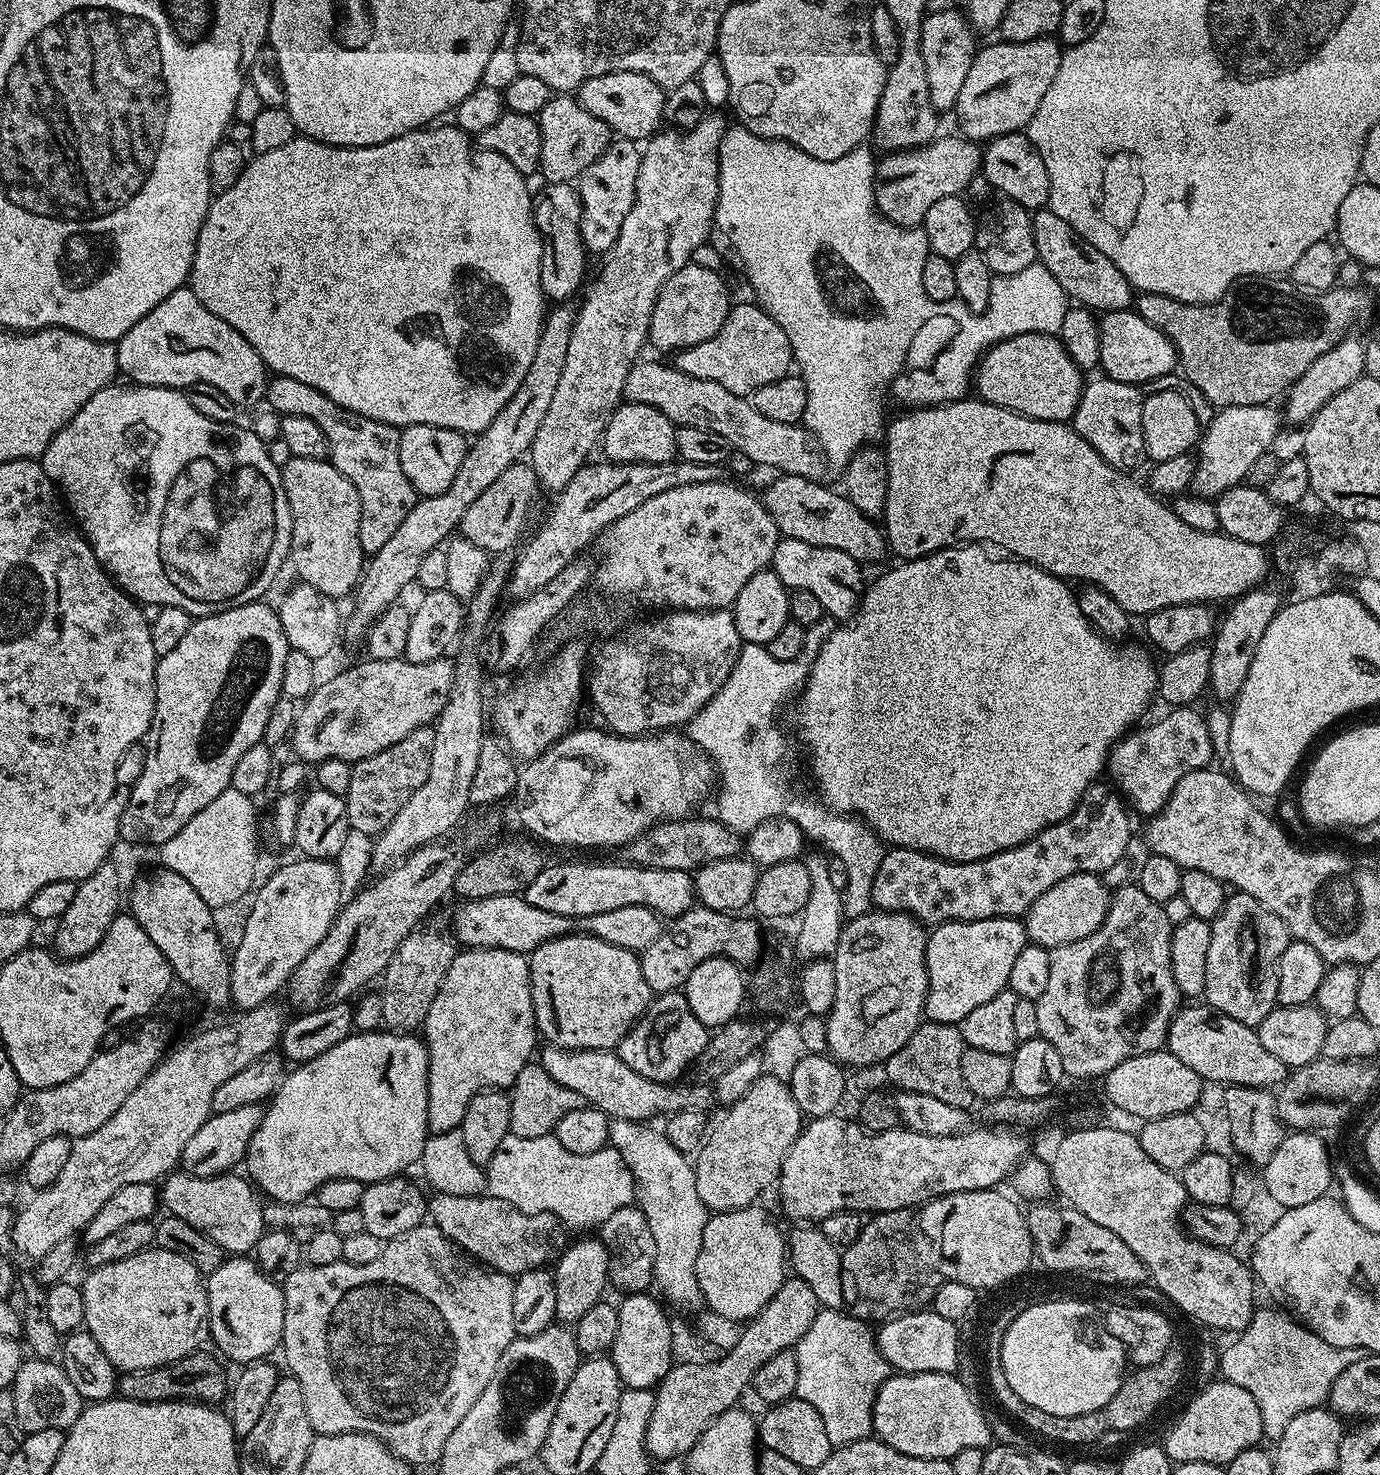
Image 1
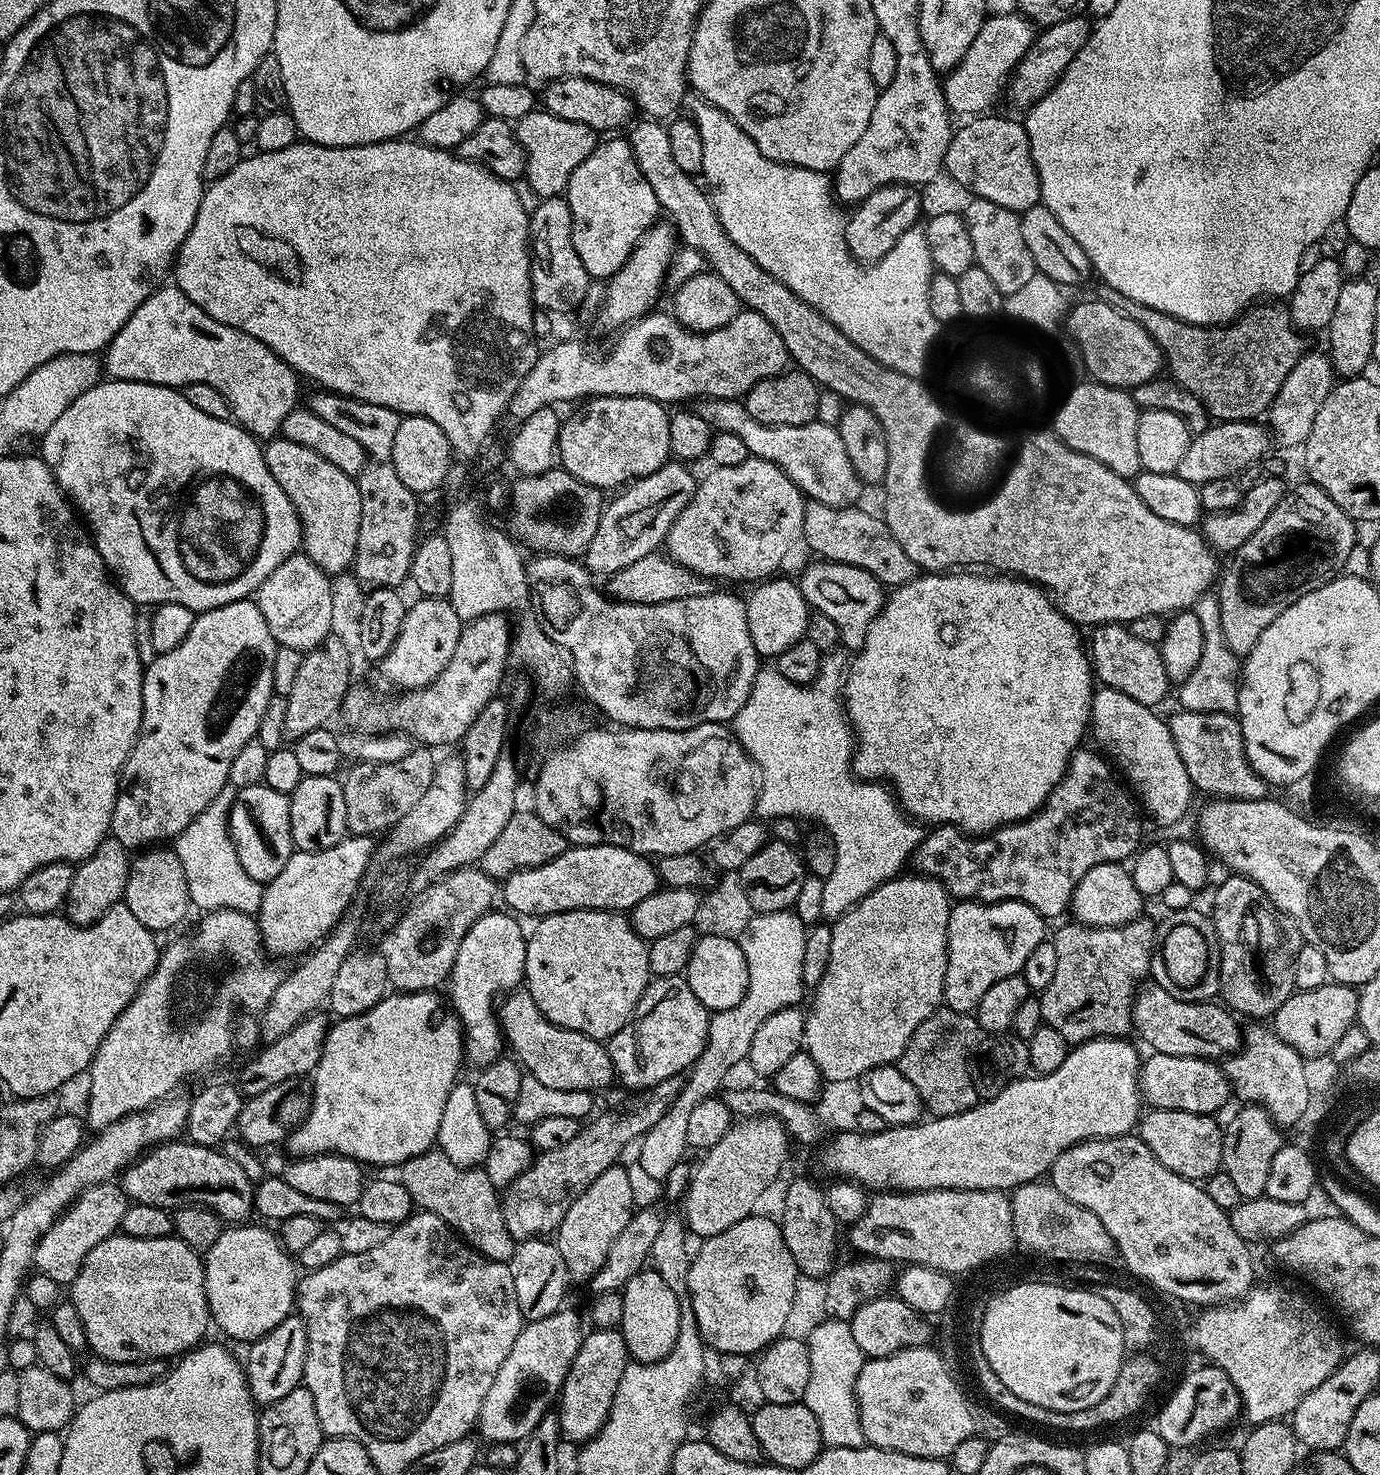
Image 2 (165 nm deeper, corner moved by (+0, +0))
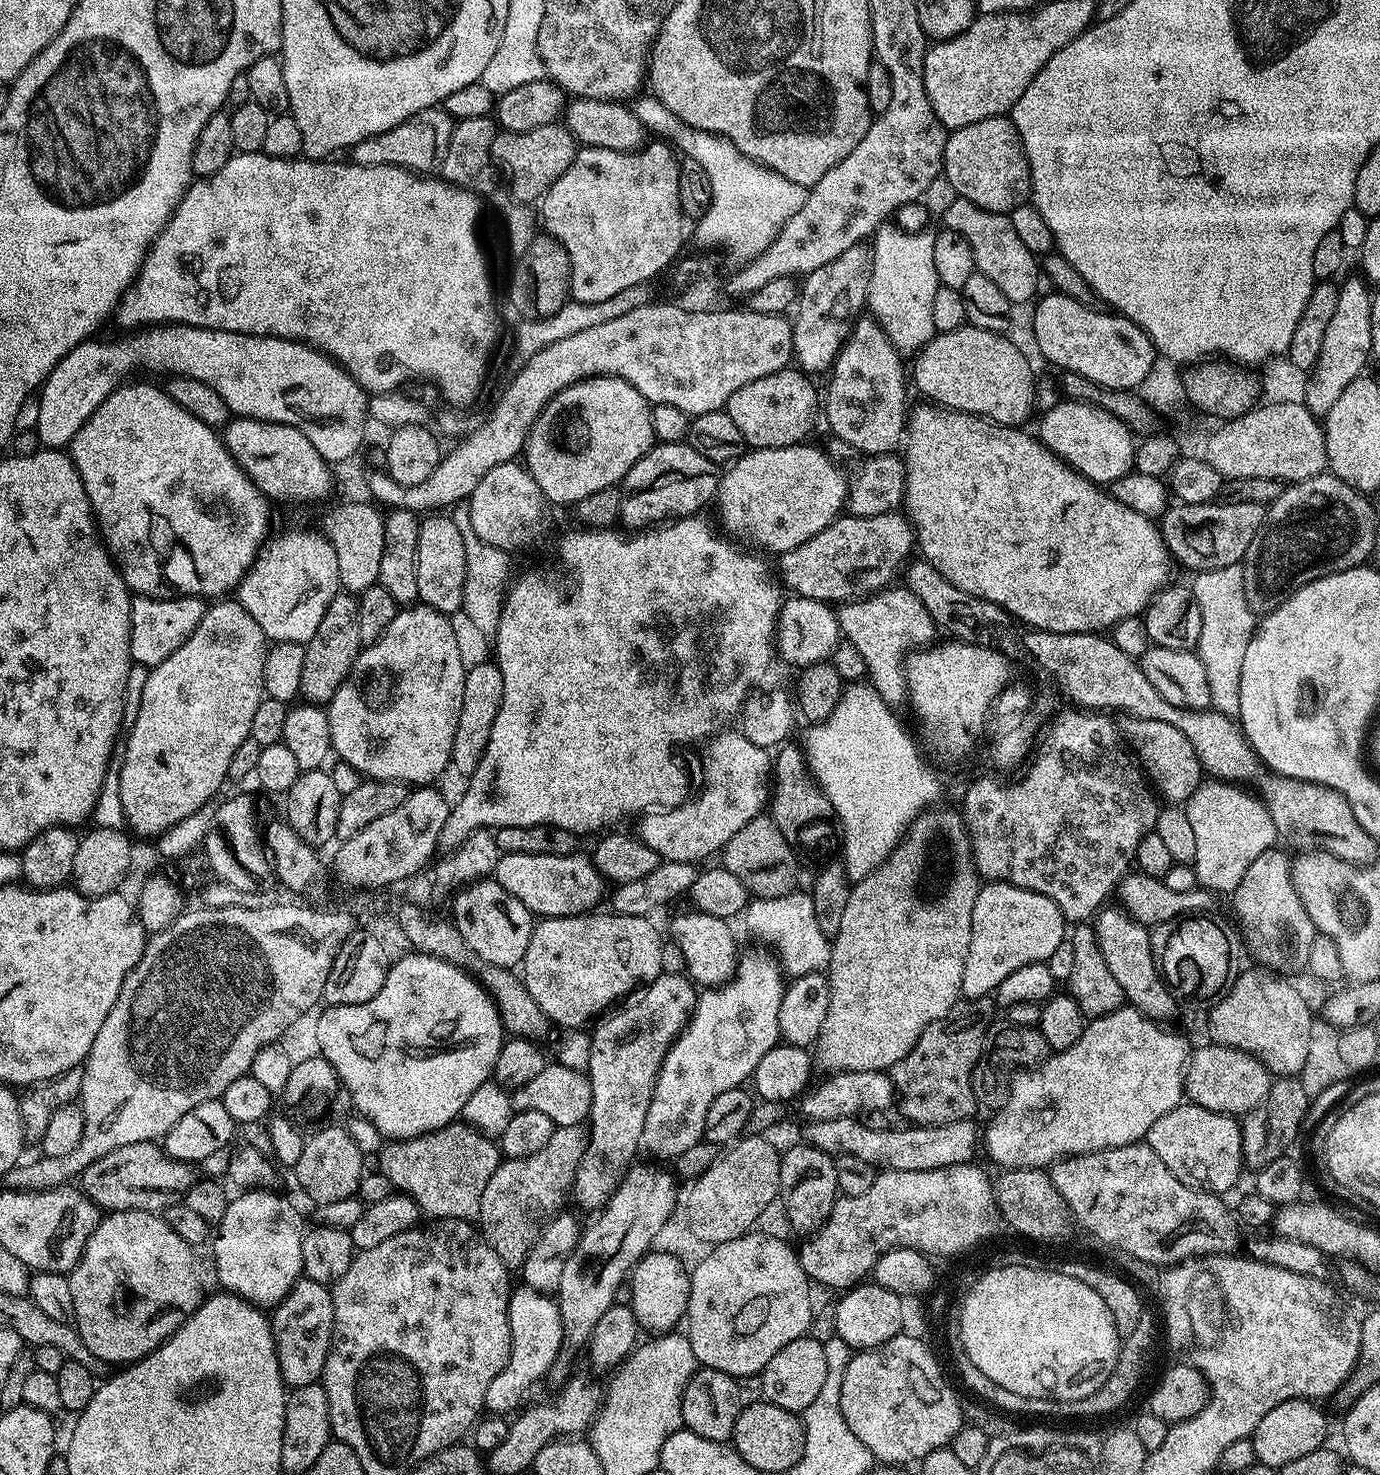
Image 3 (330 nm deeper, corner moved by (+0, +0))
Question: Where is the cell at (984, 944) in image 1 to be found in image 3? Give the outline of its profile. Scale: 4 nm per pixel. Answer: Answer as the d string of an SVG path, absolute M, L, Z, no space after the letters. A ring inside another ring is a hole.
M988 882L981 887L978 898L974 898L974 910L970 918L970 946L966 950L966 968L962 970L961 997L977 1000L983 996L991 997L995 993L998 982L1002 982L1019 970L1021 966L1030 966L1047 962L1050 954L1058 950L1058 946L1066 940L1066 921L1058 906L1050 902L1042 894L1034 894L1030 890L1022 890L1013 884L997 884Z

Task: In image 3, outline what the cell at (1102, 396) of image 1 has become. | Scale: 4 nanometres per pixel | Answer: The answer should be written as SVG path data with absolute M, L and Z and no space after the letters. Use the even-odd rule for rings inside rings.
M1064 398L1058 406L1054 406L1054 410L1043 413L1039 419L1040 443L1097 486L1110 486L1118 478L1133 471L1137 441L1132 429L1097 404L1083 404Z

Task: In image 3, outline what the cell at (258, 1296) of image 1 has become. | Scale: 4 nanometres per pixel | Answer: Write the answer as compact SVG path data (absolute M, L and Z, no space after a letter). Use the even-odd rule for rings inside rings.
M244 1190L239 1193L240 1197L229 1199L226 1214L222 1214L222 1222L215 1225L214 1235L210 1240L210 1249L212 1248L212 1260L216 1263L216 1276L220 1279L220 1284L225 1293L238 1296L241 1300L245 1300L247 1304L254 1304L261 1310L275 1309L276 1305L283 1302L290 1294L290 1290L301 1279L304 1267L302 1266L302 1242L304 1241L304 1233L306 1231L306 1223L300 1217L300 1212L287 1200L284 1196L279 1196L276 1190Z

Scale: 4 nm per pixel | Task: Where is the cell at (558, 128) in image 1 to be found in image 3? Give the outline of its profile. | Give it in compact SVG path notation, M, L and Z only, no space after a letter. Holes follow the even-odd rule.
M563 123L538 126L525 132L497 131L492 143L492 155L512 175L510 191L525 202L539 202L544 195L566 174L570 162L574 162L578 151L578 142L572 136L572 131Z

